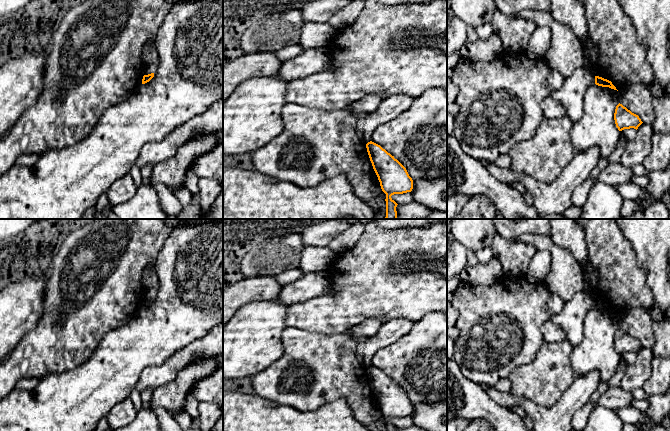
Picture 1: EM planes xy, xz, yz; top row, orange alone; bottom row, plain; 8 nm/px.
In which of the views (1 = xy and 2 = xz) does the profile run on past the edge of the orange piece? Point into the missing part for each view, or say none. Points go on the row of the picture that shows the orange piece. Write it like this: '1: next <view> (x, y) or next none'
1: next none
2: next none

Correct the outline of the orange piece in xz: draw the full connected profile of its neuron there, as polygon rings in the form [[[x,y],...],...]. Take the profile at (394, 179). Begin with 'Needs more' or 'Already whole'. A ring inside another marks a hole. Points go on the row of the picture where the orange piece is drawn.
Already whole. [[[370,141],[366,148],[381,189],[386,194],[385,219],[397,219],[398,204],[391,196],[411,192],[413,180],[406,168],[380,145]]]

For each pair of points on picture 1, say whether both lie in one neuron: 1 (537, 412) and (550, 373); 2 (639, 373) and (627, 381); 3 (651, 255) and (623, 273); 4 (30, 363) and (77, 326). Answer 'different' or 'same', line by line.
1: different
2: same
3: different
4: same

